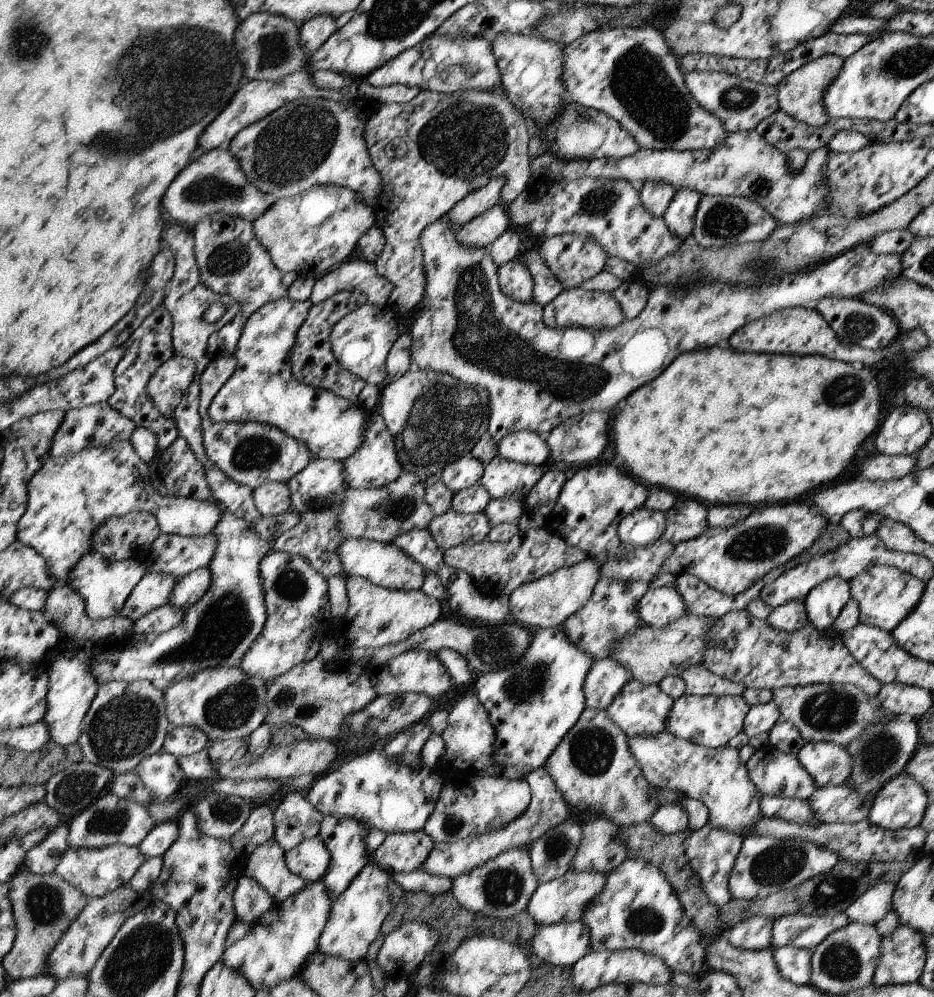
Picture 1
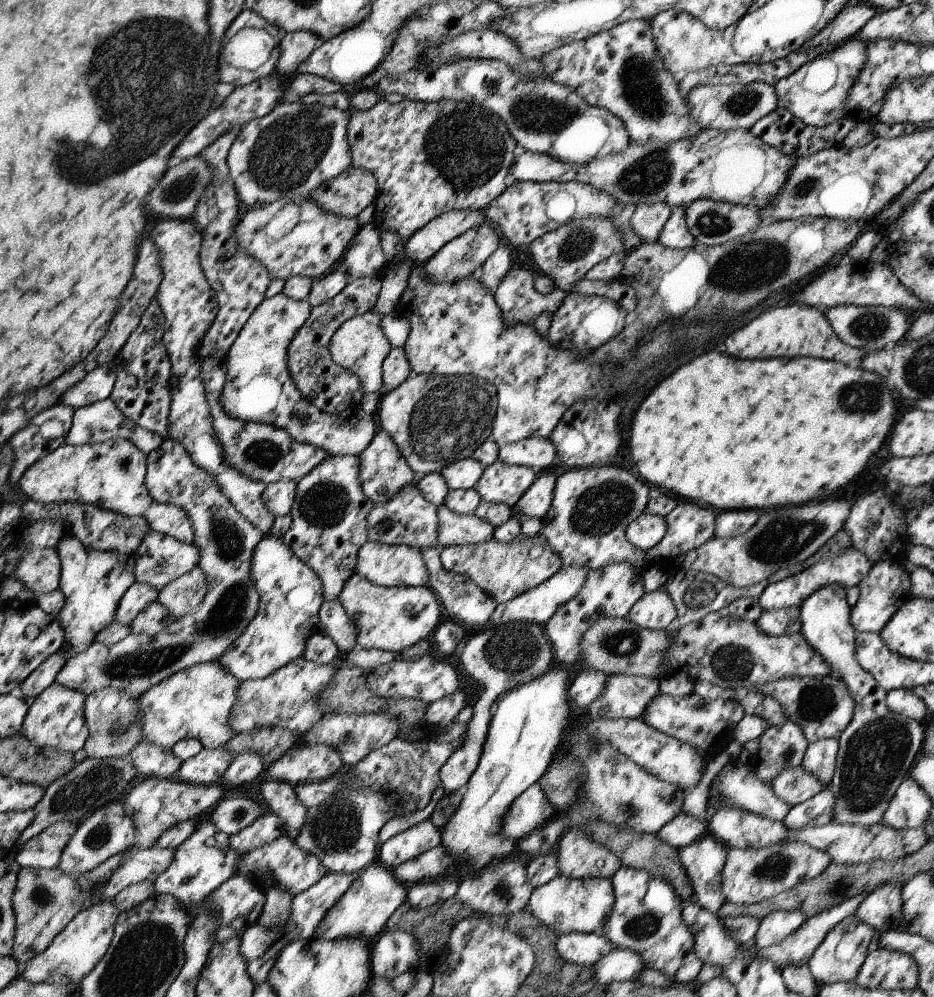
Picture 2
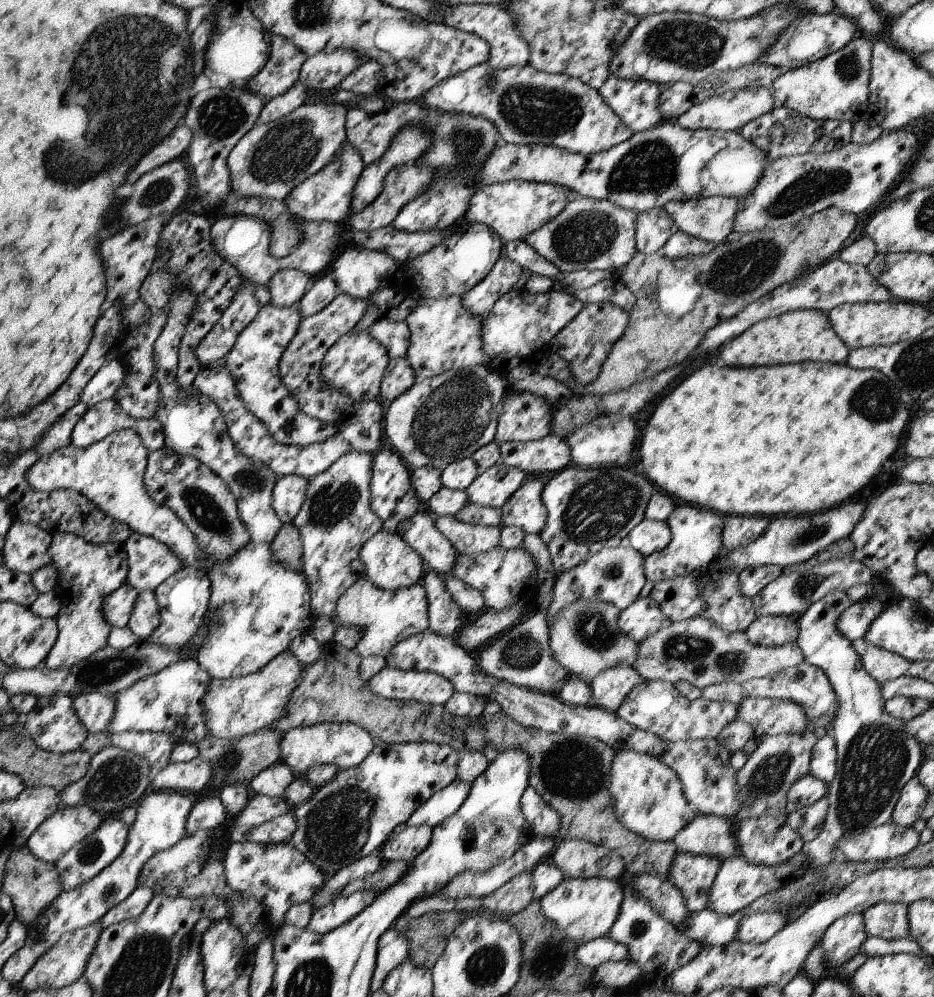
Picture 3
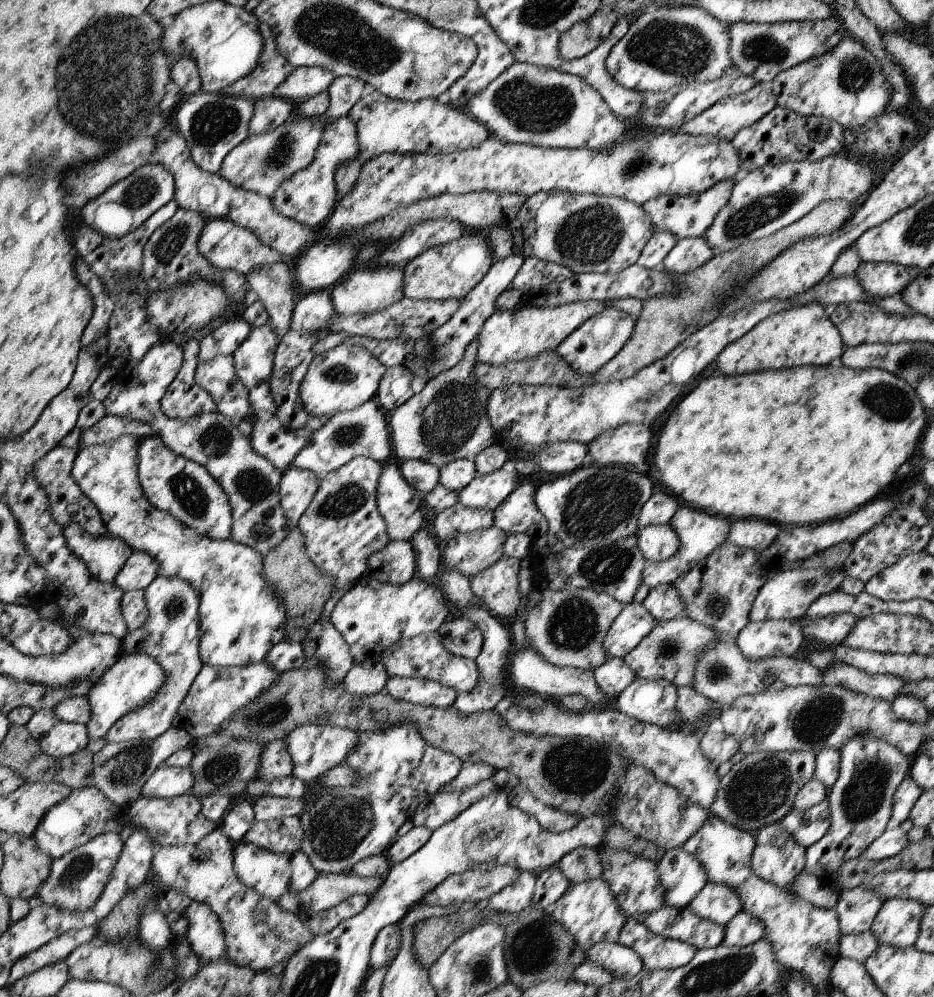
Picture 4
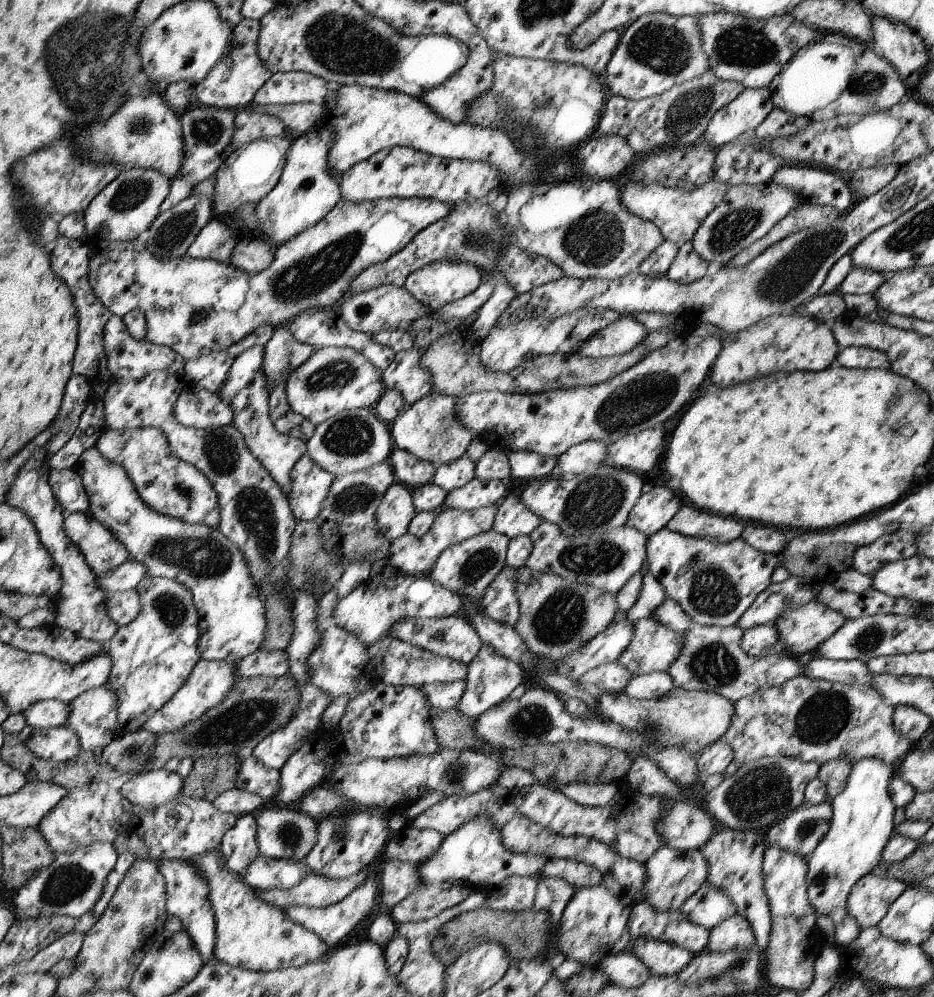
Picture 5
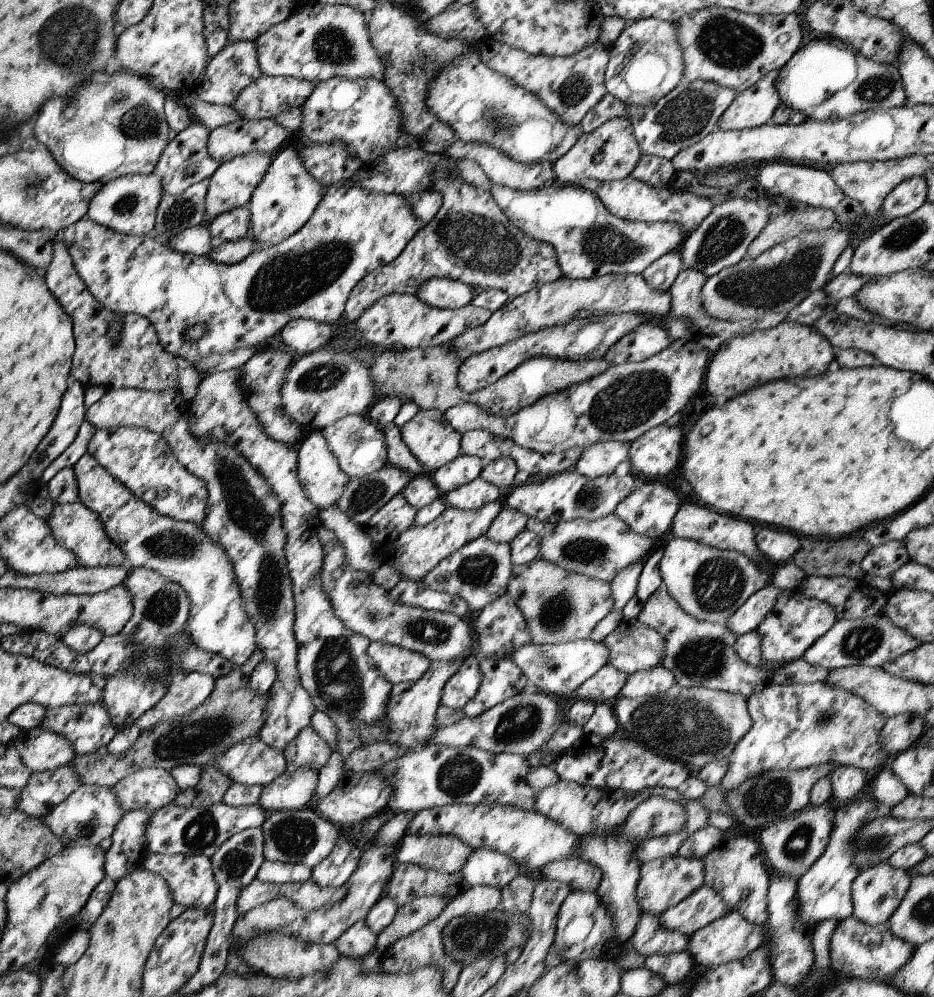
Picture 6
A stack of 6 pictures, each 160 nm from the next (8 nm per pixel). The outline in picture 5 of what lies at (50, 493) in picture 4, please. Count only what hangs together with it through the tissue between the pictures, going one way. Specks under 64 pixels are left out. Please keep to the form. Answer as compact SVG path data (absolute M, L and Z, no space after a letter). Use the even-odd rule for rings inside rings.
M73 468L61 471L51 470L49 480L55 493L55 499L64 508L65 515L75 512L88 512L87 490L84 490L83 480Z

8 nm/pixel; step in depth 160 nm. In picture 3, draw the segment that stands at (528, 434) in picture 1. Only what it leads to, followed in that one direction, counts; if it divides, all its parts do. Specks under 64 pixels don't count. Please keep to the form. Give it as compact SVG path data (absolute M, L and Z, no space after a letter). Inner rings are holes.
M552 433L538 440L506 441L498 445L500 462L523 469L528 474L558 472L574 464L569 444L563 437Z

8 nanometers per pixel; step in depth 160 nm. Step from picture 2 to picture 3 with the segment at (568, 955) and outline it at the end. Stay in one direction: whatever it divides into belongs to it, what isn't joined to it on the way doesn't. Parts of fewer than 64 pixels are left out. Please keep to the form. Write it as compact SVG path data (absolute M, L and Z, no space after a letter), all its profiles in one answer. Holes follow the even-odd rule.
M598 937L579 945L576 958L584 967L590 969L608 961L625 961L629 958L629 950L624 943L606 937Z

